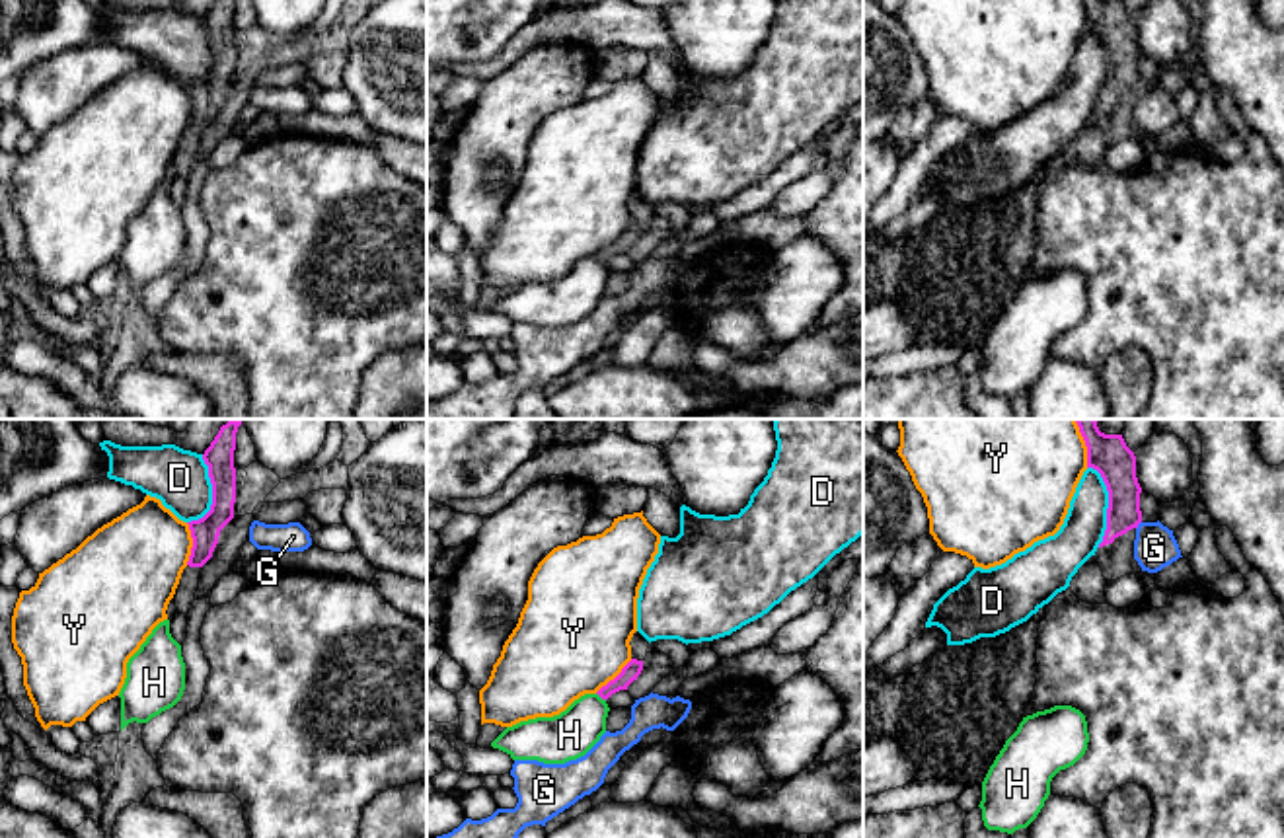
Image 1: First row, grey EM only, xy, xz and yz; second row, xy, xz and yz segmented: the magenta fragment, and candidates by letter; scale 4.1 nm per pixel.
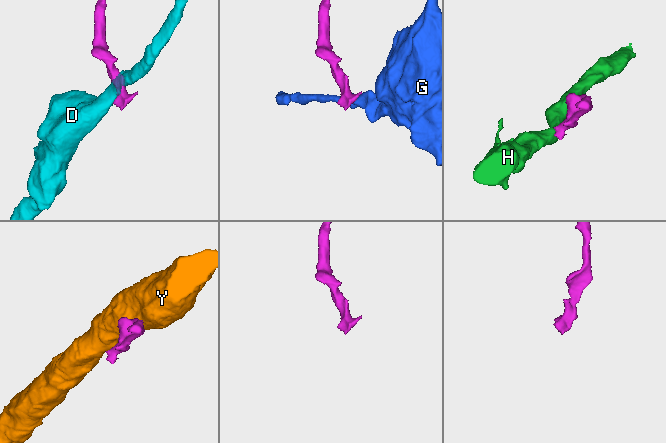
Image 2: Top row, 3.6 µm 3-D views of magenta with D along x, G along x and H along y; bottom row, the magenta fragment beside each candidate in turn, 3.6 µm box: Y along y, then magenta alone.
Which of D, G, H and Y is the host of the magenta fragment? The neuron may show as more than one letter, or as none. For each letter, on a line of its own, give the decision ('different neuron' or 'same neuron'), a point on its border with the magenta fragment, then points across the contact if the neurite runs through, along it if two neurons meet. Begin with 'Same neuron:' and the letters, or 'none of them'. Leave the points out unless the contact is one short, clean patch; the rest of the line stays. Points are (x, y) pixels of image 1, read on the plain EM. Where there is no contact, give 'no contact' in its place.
Same neuron: none of them
D: different neuron | yz (1109, 69)
G: different neuron | yz (1138, 86)
H: different neuron | xz (601, 260) | along xz (597, 256), (604, 264)
Y: different neuron | xy (193, 108)

